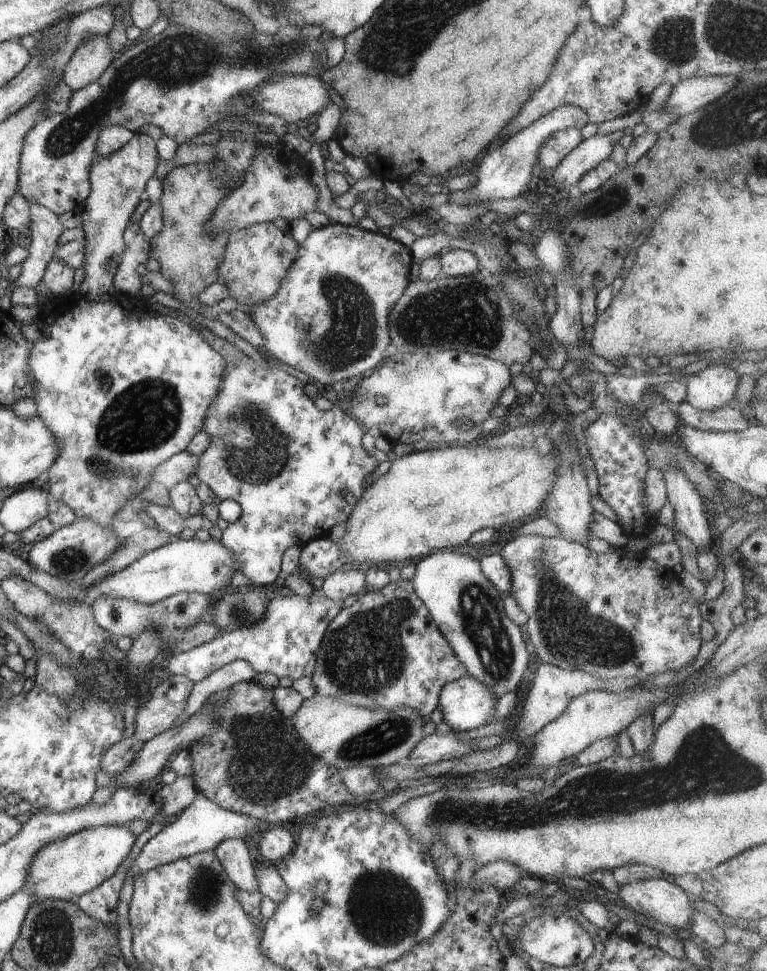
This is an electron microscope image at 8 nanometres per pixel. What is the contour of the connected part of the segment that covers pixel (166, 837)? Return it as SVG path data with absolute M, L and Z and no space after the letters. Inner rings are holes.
M202 794L186 808L178 817L167 821L164 829L158 832L154 838L150 838L132 866L127 875L133 878L141 872L145 872L170 862L190 857L191 855L203 852L214 851L218 844L227 839L246 840L248 836L262 832L265 824L255 817L222 809L207 800Z

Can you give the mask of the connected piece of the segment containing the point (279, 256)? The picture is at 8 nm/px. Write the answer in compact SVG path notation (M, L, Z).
M273 223L254 224L232 232L226 242L222 263L218 268L218 283L225 285L240 307L269 300L280 289L285 273L292 267L298 242L283 233Z

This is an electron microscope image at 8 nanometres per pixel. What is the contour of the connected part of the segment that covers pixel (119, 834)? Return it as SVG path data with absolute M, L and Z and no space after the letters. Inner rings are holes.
M101 825L80 830L63 840L44 846L35 855L25 886L38 901L71 901L82 897L111 878L135 844L135 837L124 825Z

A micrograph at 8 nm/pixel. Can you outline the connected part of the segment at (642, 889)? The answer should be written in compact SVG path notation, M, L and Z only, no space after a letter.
M650 878L647 880L634 880L620 885L619 898L625 902L626 907L644 915L645 917L658 920L660 923L669 925L673 930L688 929L692 921L692 902L682 888L674 884L669 878Z

